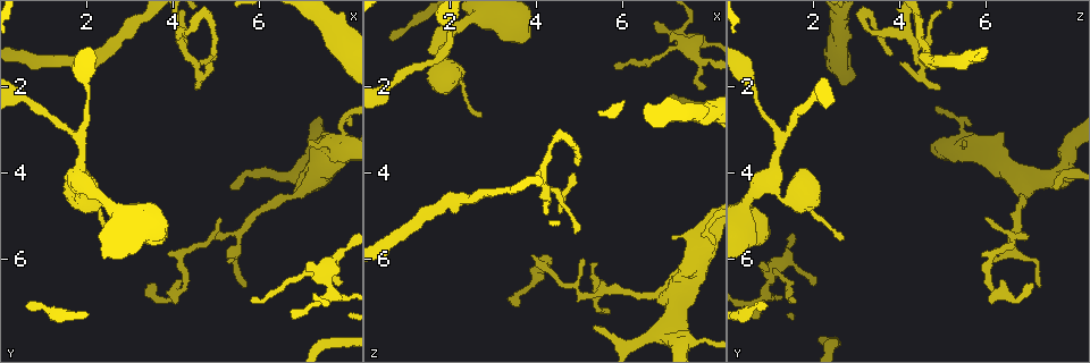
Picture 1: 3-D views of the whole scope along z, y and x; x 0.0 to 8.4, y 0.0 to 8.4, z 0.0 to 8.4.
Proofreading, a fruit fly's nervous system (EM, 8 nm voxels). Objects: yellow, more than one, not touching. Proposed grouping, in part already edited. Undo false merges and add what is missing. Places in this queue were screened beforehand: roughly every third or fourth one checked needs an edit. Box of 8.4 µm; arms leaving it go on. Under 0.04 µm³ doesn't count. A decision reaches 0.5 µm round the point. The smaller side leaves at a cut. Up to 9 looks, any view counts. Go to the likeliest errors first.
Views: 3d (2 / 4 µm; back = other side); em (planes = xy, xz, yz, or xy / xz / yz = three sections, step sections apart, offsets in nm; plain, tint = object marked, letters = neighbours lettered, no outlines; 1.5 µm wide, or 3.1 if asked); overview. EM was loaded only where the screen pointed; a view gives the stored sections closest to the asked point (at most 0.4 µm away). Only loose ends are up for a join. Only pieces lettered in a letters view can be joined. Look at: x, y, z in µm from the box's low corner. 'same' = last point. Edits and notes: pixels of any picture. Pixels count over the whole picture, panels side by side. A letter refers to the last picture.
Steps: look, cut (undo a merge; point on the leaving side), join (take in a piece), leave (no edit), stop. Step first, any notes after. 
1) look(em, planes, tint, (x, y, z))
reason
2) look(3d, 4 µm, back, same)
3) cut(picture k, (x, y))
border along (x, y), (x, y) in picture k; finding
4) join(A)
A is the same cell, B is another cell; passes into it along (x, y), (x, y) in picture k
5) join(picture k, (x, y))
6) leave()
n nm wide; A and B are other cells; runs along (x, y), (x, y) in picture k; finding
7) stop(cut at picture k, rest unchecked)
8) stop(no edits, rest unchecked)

look(em, yz, step 8, letters, (5.40, 4.30, 7.50))
an open end

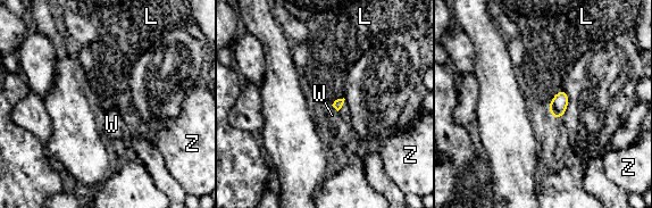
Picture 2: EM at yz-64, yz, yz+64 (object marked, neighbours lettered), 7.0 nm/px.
join(W)
W is the same cell, L and Z are other cells; passes into it along (337, 104), (334, 107), (332, 115) in picture 2; it goes on there

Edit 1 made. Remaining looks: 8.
look(em, planes, plain, (1.75, 4.15, 0.90))

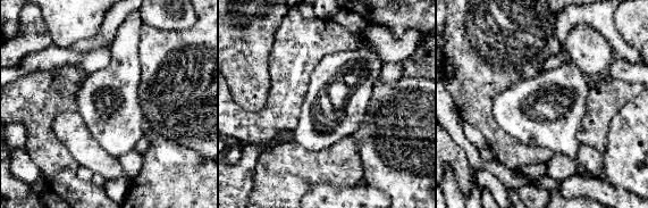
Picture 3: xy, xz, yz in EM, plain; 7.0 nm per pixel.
look(em, planes, letters, same)
what lies round it

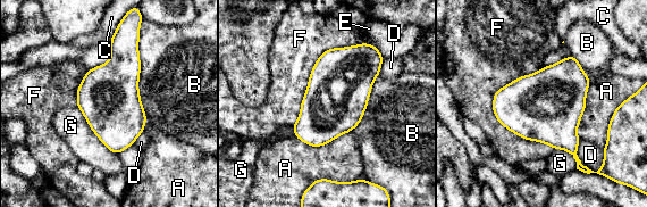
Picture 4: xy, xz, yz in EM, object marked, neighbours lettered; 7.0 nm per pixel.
leave()
A, B, C, D, E, F and G are other cells; border along (542, 66), (553, 148) in picture 4; all the same cell

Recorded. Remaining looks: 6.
look(em, xz, step 8, tint, (5.80, 7.05, 1.55))
an open end

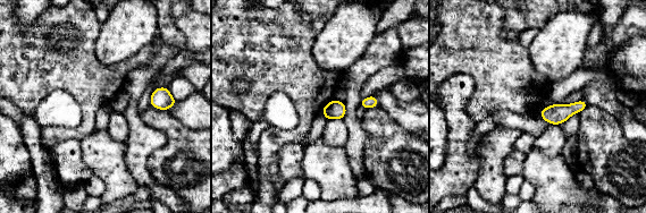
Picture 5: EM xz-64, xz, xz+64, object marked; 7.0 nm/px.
look(em, planes, letters, same)

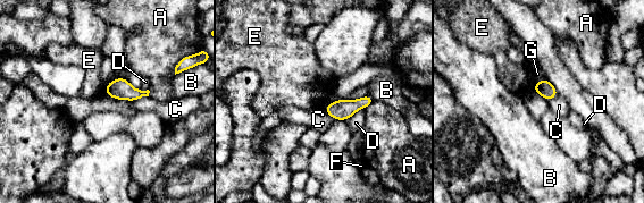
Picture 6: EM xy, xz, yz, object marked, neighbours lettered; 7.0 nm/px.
leave()
110 nm wide; A, B, C, D, E, F and G are other cells; border along (148, 95), (133, 101) in picture 6; none of them fits

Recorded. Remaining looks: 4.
look(em, yz, step 8, plain, (4.85, 1.40, 4.00))
thin end

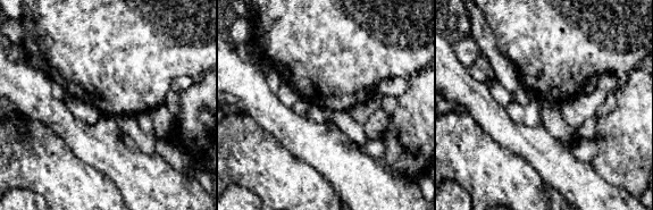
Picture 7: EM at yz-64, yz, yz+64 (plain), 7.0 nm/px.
look(em, yz, step 8, letters, same)

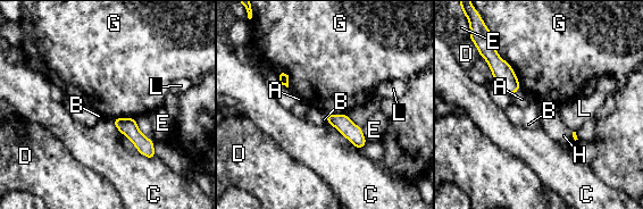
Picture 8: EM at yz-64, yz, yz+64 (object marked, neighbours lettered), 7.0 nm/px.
leave()
A, B, C, D, E, G, H and L are other cells; no lettered piece goes on from it

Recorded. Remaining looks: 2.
stop(join at picture 2, rest unchecked)

